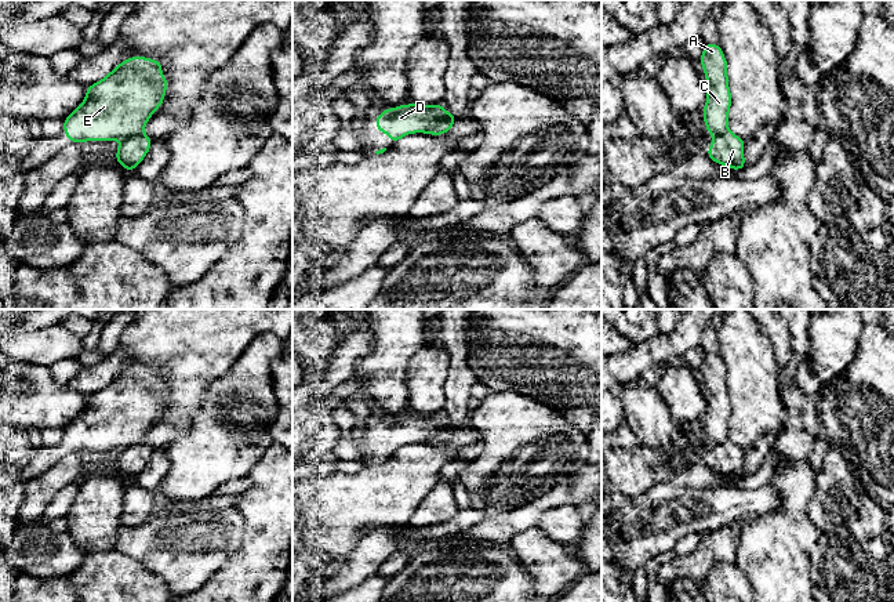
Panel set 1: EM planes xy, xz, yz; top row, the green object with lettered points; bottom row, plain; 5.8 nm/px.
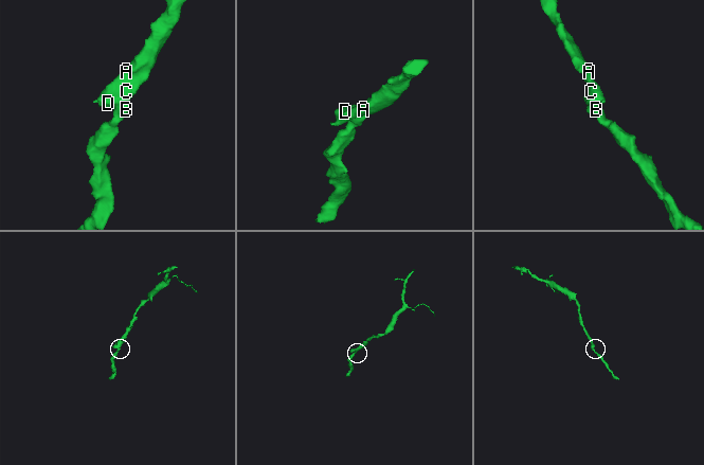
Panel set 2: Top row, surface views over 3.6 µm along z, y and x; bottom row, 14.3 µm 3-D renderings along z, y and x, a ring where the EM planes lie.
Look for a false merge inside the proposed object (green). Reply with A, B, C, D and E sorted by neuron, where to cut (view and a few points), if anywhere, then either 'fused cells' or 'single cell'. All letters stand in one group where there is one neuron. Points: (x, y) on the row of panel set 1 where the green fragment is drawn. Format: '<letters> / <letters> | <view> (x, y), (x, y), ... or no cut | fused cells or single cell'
A C D E / B | xz (449, 115), (428, 131) | fused cells

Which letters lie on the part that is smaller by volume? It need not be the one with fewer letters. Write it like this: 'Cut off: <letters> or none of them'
Cut off: B

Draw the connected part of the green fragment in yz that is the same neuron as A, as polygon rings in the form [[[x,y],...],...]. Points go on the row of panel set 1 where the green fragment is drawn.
[[[705,44],[705,50],[699,58],[708,80],[708,101],[702,115],[705,127],[712,135],[720,135],[728,131],[728,109],[731,105],[731,94],[727,81],[727,61],[717,44]]]

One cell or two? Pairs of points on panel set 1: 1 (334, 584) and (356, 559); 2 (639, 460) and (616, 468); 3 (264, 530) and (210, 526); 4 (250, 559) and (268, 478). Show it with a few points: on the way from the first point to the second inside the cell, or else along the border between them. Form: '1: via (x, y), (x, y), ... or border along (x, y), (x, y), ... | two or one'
1: via (340, 579), (353, 565) | one
2: via (633, 464), (621, 468) | one
3: border along (235, 504), (243, 518), (243, 540), (226, 557) | two
4: via (268, 539), (268, 499) | one

